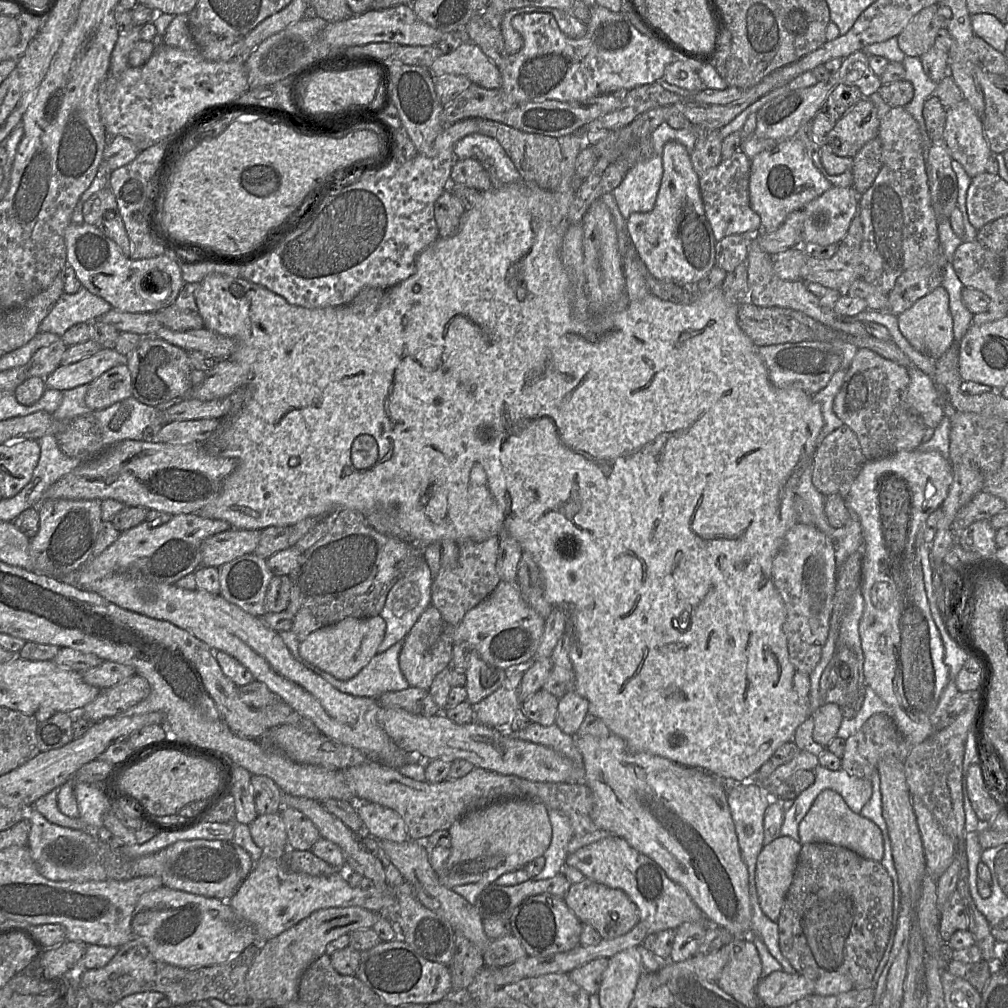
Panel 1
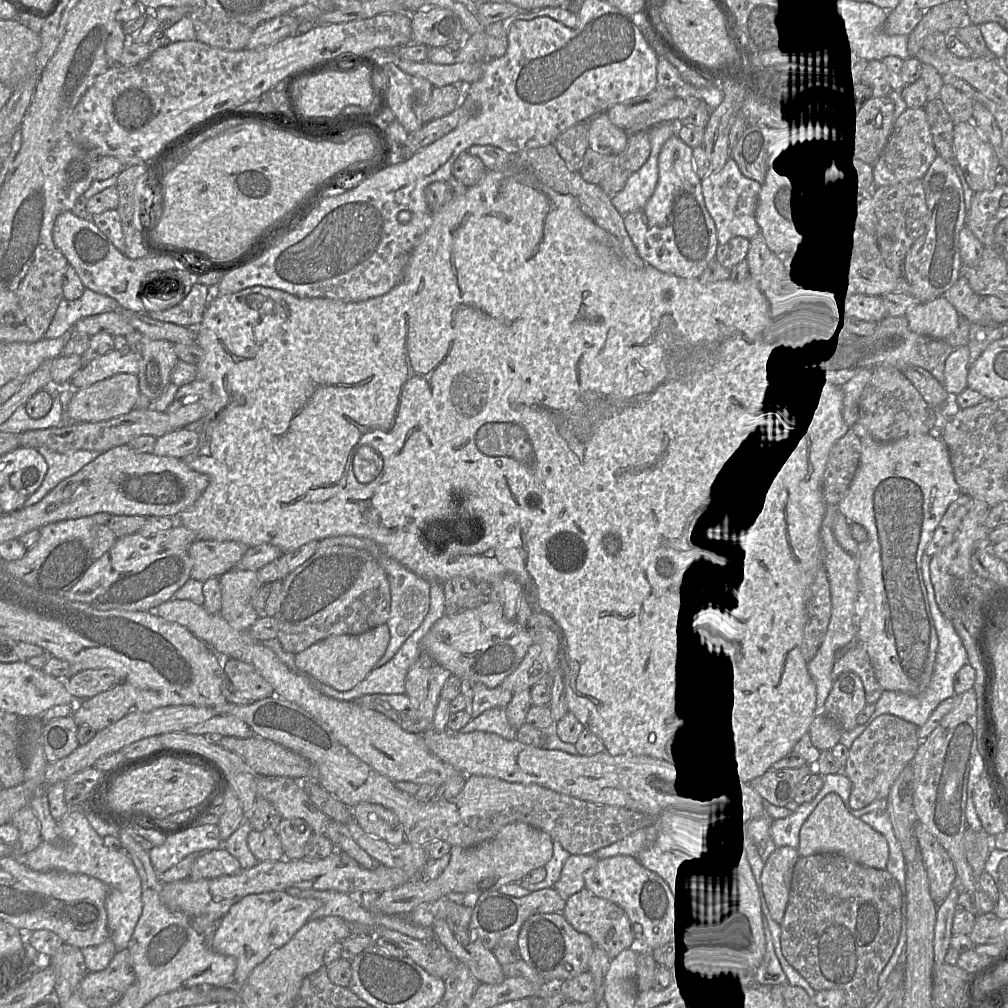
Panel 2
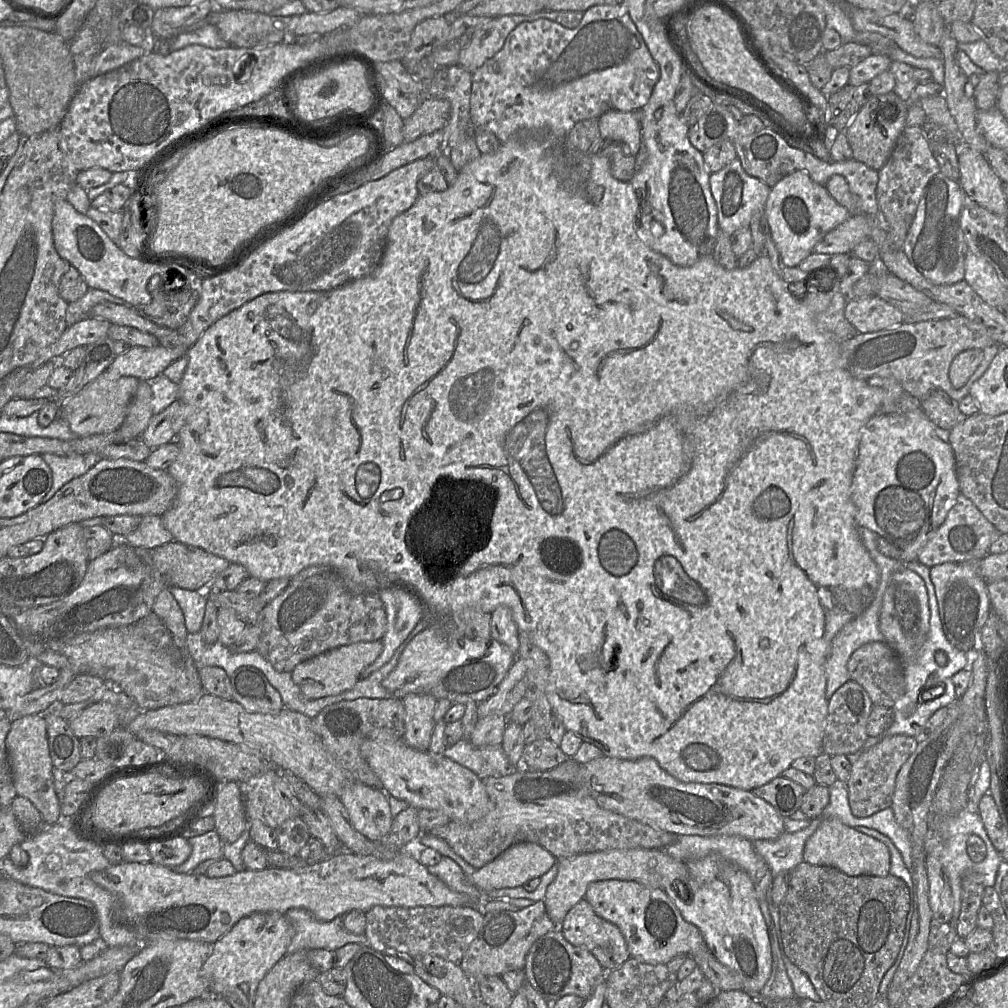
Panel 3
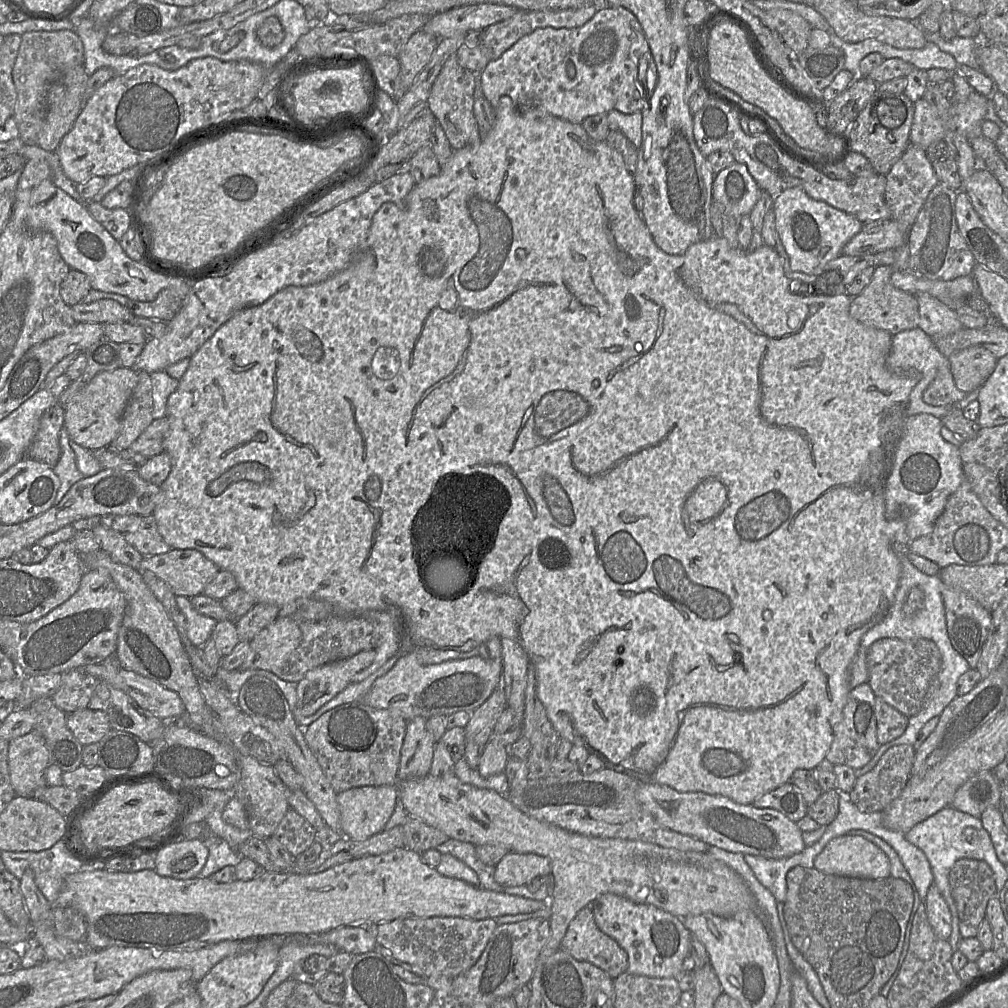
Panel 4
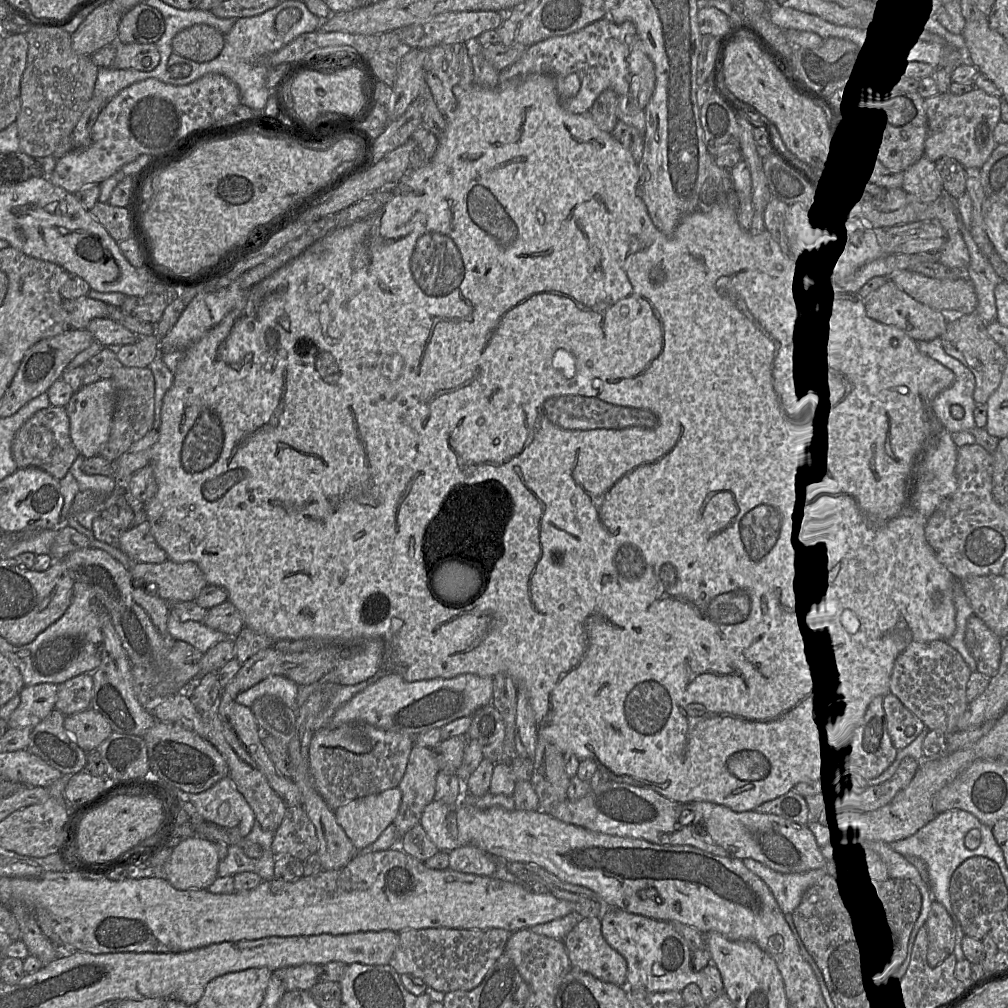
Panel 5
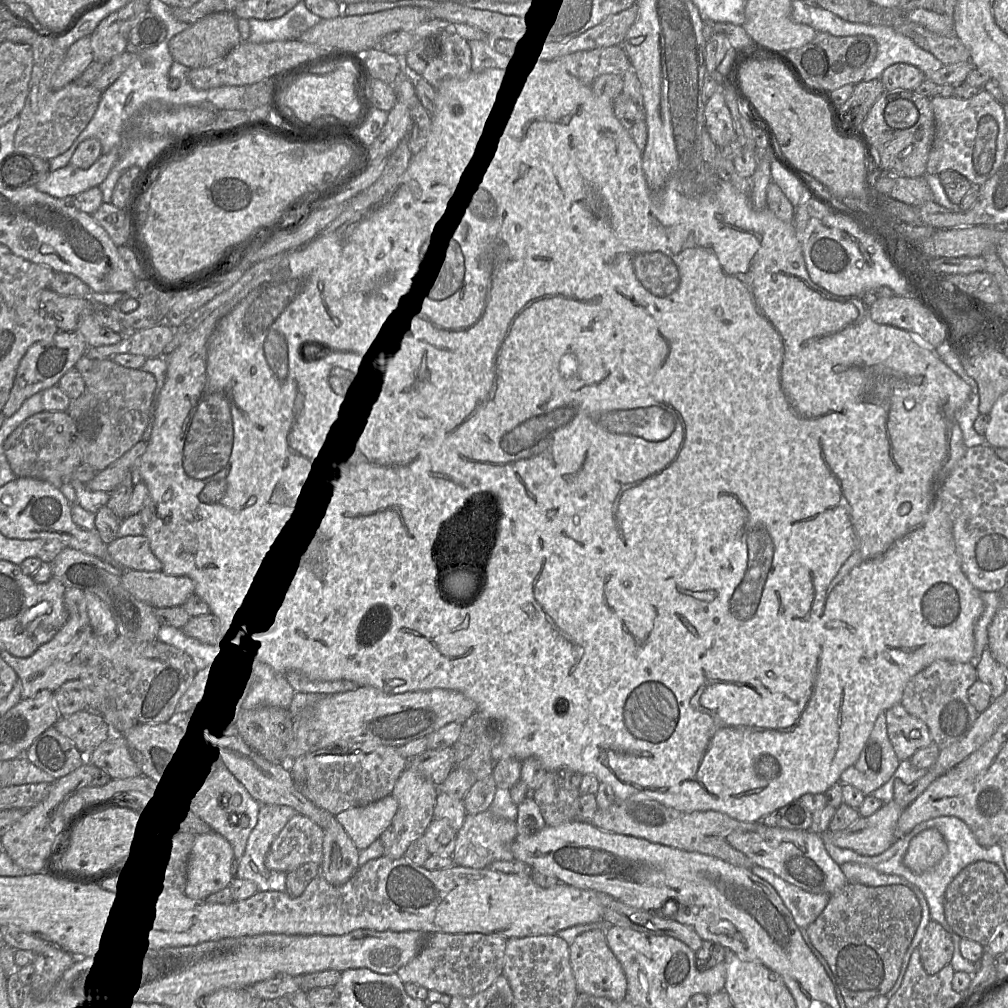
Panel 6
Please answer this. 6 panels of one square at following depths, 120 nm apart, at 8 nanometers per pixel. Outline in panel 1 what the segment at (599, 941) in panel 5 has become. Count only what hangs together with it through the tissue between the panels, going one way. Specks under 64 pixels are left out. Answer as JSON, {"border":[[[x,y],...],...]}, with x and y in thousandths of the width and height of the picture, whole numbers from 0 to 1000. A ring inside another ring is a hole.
{"border":[[[583,871],[566,877],[560,894],[573,913],[587,919],[597,932],[605,933],[617,929],[635,914],[633,901],[620,885],[604,881]]]}

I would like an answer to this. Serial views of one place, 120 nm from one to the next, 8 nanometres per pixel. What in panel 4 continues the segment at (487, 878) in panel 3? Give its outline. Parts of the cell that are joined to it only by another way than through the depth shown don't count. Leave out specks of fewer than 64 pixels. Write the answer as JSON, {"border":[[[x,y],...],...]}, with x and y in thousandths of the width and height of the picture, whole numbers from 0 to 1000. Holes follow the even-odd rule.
{"border":[[[504,845],[491,858],[490,872],[498,879],[522,878],[531,871],[547,867],[546,854],[533,847]]]}

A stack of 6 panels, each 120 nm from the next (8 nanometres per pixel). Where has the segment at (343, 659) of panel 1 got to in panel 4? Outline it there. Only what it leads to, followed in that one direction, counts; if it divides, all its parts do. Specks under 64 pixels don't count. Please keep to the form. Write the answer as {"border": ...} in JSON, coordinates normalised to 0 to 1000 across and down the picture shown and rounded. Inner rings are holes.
{"border":[[[372,645],[359,646],[347,653],[322,659],[306,666],[295,678],[295,702],[298,711],[311,709],[340,686],[352,669],[366,662]]]}

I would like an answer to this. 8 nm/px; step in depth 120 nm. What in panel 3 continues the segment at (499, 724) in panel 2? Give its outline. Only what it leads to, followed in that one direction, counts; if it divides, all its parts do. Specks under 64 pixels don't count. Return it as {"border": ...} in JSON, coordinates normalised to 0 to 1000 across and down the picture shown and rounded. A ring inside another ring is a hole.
{"border":[[[458,732],[442,741],[440,749],[467,764],[476,773],[504,770],[512,764],[505,757],[498,739],[471,742],[466,734]]]}

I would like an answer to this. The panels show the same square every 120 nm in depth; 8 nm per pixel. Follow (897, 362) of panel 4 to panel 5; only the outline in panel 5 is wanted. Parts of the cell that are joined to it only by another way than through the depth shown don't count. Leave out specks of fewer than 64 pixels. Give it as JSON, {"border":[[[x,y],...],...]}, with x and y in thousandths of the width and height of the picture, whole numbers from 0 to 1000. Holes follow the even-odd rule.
{"border":[[[932,335],[923,338],[909,338],[909,342],[913,349],[929,357],[937,364],[943,367],[947,372],[945,381],[930,392],[925,399],[925,406],[933,421],[941,430],[962,429],[965,425],[969,424],[965,414],[968,404],[965,396],[967,386],[967,375],[965,371],[950,357],[938,350]]]}

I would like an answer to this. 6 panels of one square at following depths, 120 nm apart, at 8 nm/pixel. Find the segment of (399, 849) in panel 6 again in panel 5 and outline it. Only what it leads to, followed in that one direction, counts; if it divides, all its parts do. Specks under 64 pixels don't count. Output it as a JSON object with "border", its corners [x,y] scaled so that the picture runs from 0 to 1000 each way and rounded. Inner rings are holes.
{"border":[[[410,738],[404,761],[400,771],[396,776],[398,784],[398,796],[390,817],[394,824],[394,838],[395,833],[409,822],[414,817],[417,817],[417,813],[421,802],[431,794],[433,769],[436,765],[430,744],[425,741],[418,741]]]}

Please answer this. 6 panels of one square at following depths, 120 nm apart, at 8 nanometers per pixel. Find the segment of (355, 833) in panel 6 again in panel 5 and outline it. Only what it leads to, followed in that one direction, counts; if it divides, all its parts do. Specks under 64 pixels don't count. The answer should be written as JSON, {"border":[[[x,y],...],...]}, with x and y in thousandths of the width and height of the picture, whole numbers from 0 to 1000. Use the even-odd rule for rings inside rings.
{"border":[[[396,780],[362,791],[350,793],[331,804],[334,816],[339,820],[352,842],[358,843],[369,837],[394,809],[398,784]]]}

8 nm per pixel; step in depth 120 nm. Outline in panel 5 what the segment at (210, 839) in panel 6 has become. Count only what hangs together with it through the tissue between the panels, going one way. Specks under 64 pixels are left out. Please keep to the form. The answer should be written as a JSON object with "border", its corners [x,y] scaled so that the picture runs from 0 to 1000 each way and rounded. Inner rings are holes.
{"border":[[[192,828],[171,841],[166,874],[176,883],[206,882],[217,870],[217,855],[212,836]]]}

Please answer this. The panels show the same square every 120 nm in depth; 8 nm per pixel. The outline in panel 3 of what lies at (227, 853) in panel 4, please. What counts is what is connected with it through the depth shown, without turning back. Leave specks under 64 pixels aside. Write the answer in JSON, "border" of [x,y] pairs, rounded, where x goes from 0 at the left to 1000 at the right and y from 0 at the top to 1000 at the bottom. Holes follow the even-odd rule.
{"border":[[[213,823],[186,832],[189,839],[188,851],[180,858],[172,861],[177,866],[191,866],[200,855],[207,852],[221,851],[220,835]]]}

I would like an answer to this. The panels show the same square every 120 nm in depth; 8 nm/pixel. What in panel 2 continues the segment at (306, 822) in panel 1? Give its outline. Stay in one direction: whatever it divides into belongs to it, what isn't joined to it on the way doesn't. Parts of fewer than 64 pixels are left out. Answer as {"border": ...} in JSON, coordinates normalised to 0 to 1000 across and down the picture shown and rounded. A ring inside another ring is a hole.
{"border":[[[297,812],[279,813],[275,826],[283,852],[302,852],[303,838],[311,826],[302,813]]]}

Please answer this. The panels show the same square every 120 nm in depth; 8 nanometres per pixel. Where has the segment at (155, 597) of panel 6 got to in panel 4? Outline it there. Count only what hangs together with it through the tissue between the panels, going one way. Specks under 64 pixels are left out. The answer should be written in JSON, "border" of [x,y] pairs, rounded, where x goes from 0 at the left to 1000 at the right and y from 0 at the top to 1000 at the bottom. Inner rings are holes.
{"border":[[[170,545],[163,550],[143,553],[140,564],[152,567],[165,577],[174,591],[186,593],[198,590],[218,565],[213,559],[193,545]]]}

